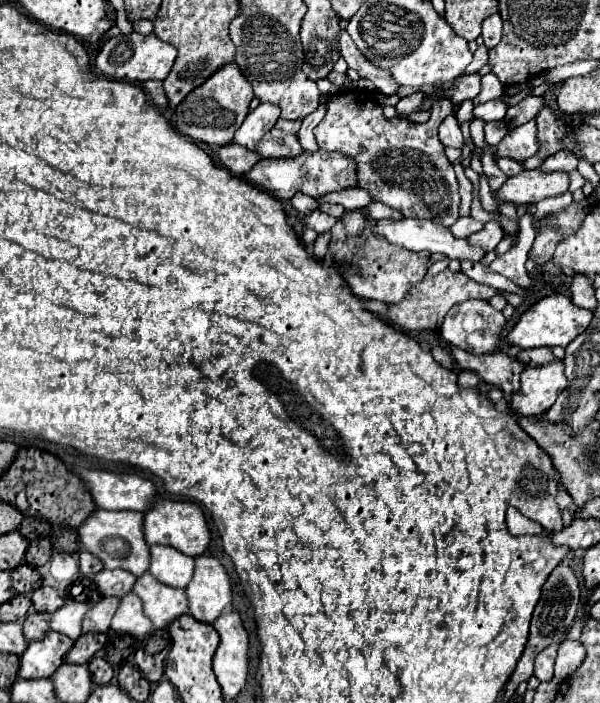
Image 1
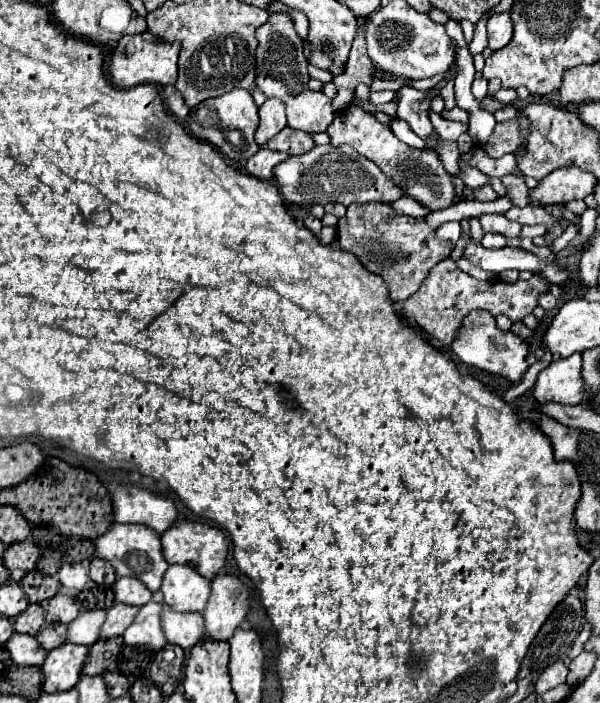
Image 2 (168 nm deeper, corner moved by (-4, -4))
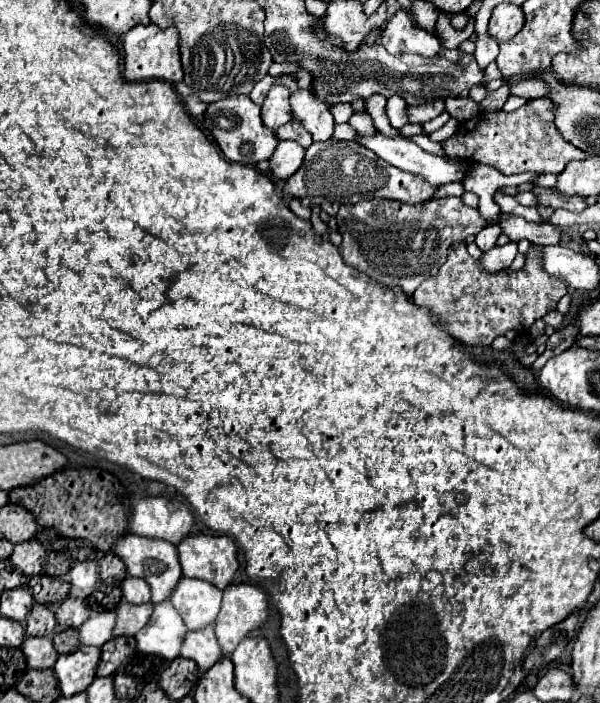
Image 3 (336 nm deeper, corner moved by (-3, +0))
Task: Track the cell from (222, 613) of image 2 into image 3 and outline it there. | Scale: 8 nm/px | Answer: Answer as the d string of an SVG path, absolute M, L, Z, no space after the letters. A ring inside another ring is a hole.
M230 585L224 591L222 609L214 625L222 651L230 655L250 631L260 629L268 621L268 615L268 597L260 587Z

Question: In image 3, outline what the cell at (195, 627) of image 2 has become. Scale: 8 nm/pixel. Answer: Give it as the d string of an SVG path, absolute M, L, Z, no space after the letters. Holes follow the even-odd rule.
M210 625L210 629L200 629L200 633L188 631L186 641L182 645L182 657L196 661L200 673L214 667L224 657L218 639L214 635L214 627Z

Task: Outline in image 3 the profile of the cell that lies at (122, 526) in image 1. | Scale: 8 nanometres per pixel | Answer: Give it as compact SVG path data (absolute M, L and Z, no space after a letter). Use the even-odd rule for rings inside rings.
M128 533L122 539L118 539L112 553L118 553L118 557L122 557L130 575L148 581L148 585L152 589L154 605L170 599L172 591L176 589L178 581L182 579L182 565L178 561L178 549L176 549L176 545L170 545L166 541L150 541L148 537L138 537L134 533Z

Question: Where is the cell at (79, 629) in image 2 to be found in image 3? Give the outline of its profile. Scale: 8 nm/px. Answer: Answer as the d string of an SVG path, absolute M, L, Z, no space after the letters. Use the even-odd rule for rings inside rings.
M92 611L90 619L86 625L78 627L80 641L82 645L92 645L92 647L102 647L110 639L114 639L112 629L116 625L116 613L114 611Z

